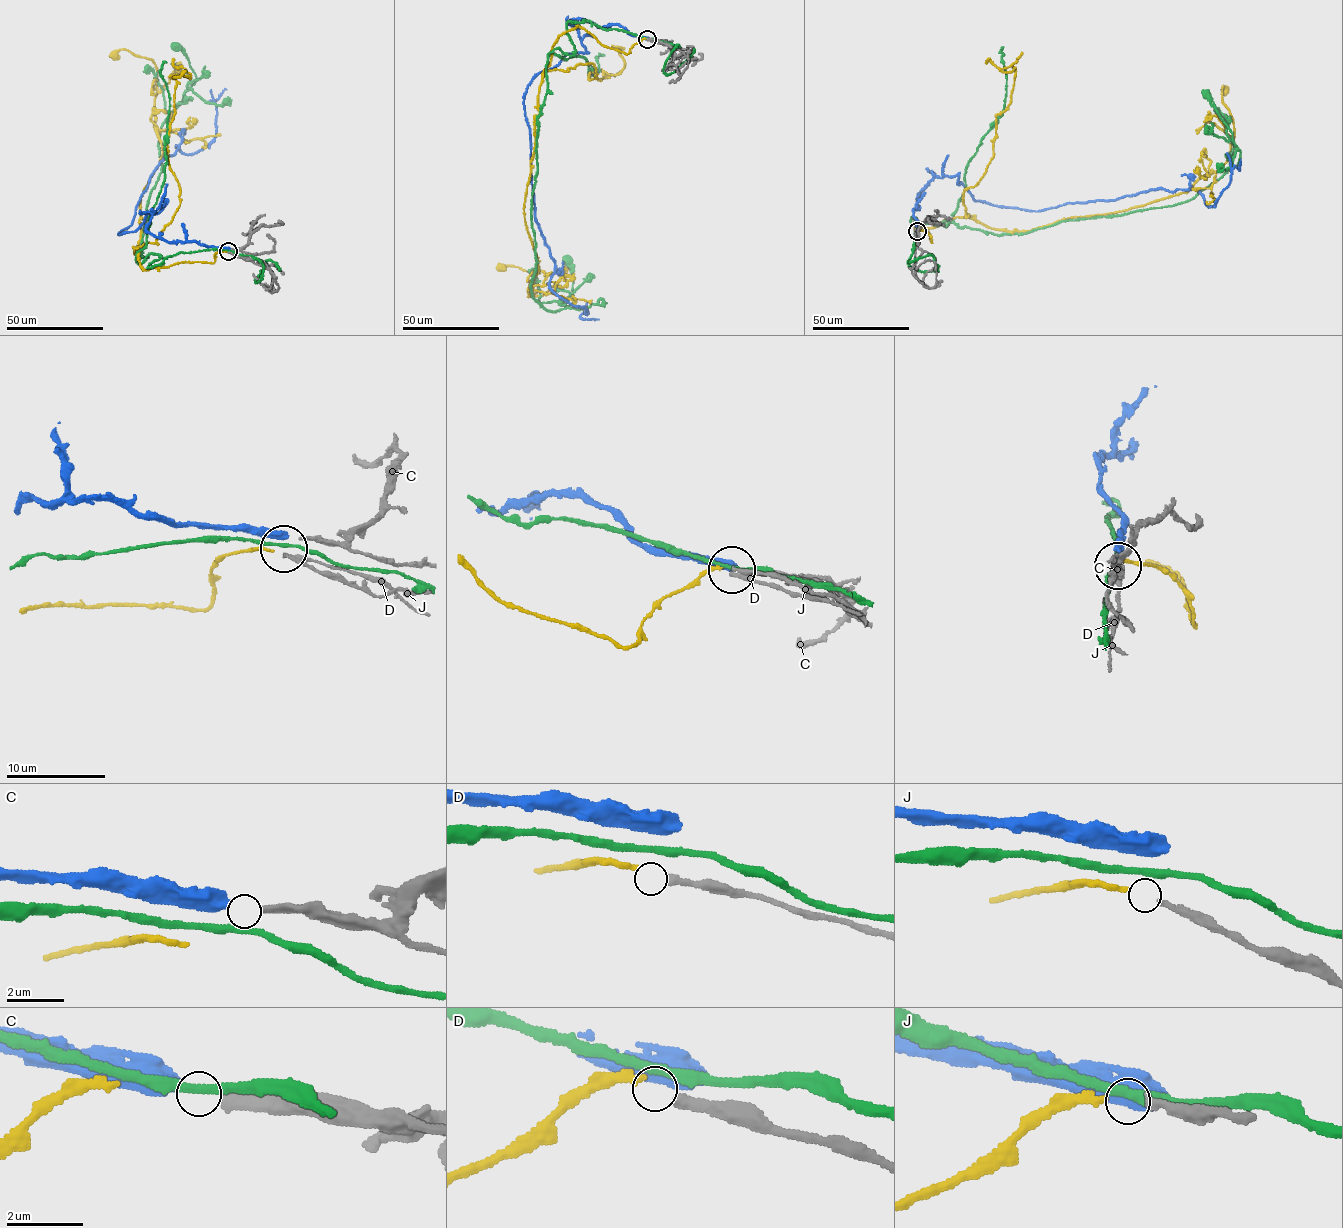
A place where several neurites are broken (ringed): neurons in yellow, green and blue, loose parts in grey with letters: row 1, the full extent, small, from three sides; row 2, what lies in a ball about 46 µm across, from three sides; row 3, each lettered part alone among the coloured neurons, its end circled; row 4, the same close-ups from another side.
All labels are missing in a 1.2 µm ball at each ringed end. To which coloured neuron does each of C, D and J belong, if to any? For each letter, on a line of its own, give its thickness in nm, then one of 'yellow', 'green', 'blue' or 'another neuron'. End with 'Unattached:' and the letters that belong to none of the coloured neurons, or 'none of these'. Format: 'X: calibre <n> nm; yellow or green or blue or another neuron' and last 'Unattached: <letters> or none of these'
C: calibre 320 nm; blue
D: calibre 280 nm; another neuron
J: calibre 190 nm; yellow
Unattached: D

